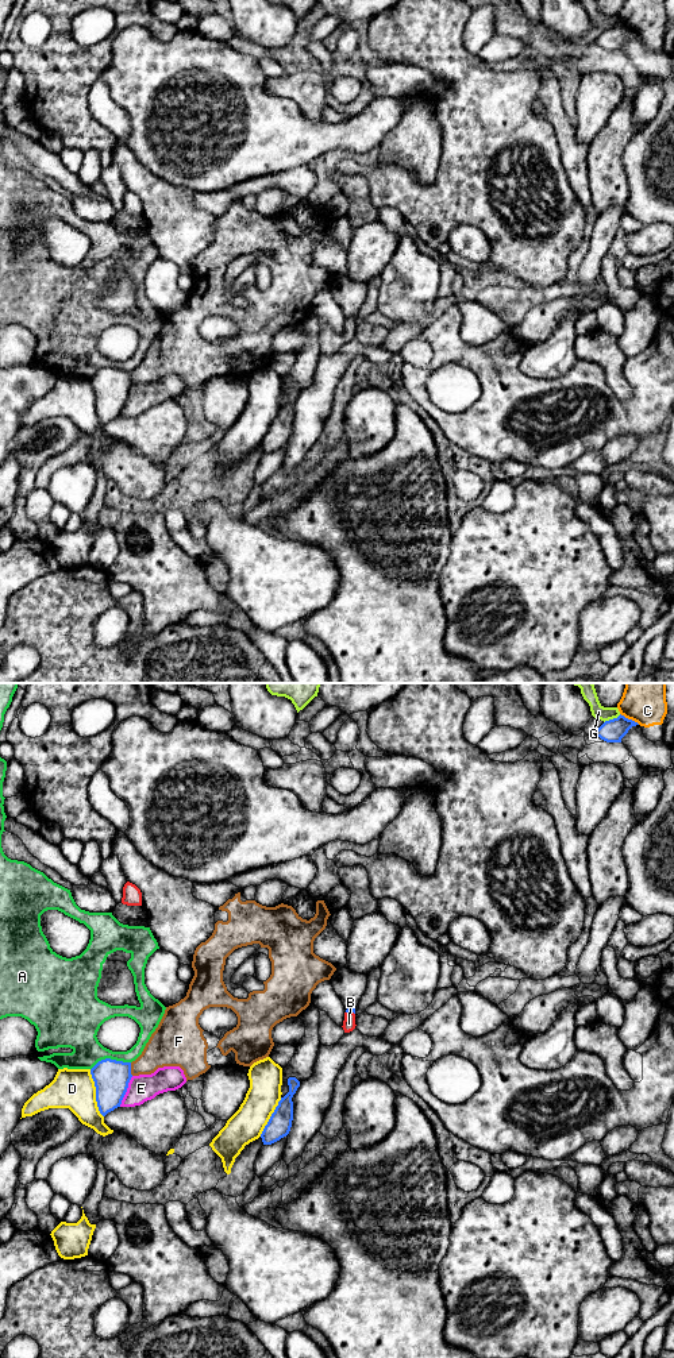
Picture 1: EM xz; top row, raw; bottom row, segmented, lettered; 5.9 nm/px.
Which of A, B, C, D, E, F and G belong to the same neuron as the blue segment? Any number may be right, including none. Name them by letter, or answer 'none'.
B

